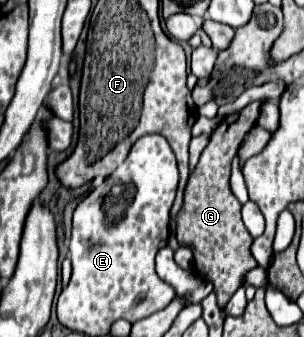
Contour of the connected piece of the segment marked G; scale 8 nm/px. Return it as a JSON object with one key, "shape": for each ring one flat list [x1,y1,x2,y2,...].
{"shape":[[264,100,252,102,240,112,236,112,232,118,228,116,218,124,218,128,210,136,208,146,202,150,194,172,188,178,184,190,184,204,176,216,178,242,192,250,194,270,204,280,212,282,220,308,224,308,226,302,232,298,232,294,240,286,244,286,246,274,258,266,254,256,250,254,254,238,248,234,240,218,242,206,236,200,236,196,230,192,230,162,236,156,244,136,258,122,262,104]]}

